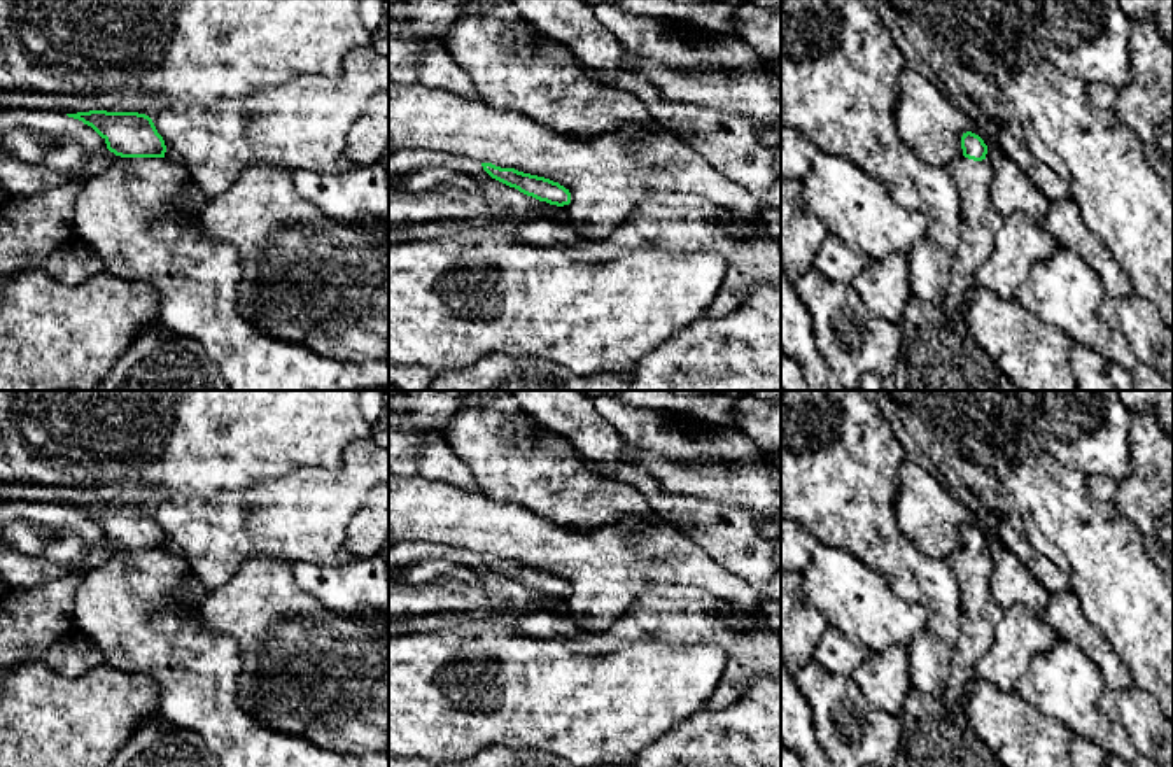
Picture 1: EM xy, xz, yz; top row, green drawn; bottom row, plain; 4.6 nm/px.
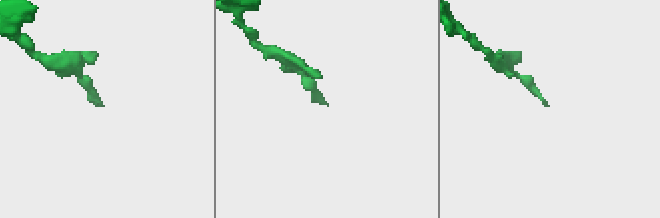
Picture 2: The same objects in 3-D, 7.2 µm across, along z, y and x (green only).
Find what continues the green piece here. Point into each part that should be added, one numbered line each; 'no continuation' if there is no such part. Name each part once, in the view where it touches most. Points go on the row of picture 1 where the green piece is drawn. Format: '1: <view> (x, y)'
1: xy (132, 214)

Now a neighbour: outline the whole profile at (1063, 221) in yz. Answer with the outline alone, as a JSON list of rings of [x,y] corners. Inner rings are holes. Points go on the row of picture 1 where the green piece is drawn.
[[[1070,196],[1050,203],[1042,226],[1061,247],[1071,249],[1084,259],[1099,277],[1105,296],[1126,298],[1133,292],[1131,280],[1101,238],[1085,226],[1077,203]]]

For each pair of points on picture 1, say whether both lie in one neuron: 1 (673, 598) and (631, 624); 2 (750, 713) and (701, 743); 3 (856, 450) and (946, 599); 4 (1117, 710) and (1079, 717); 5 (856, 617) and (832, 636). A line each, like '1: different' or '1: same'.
1: same
2: same
3: same
4: different
5: different

